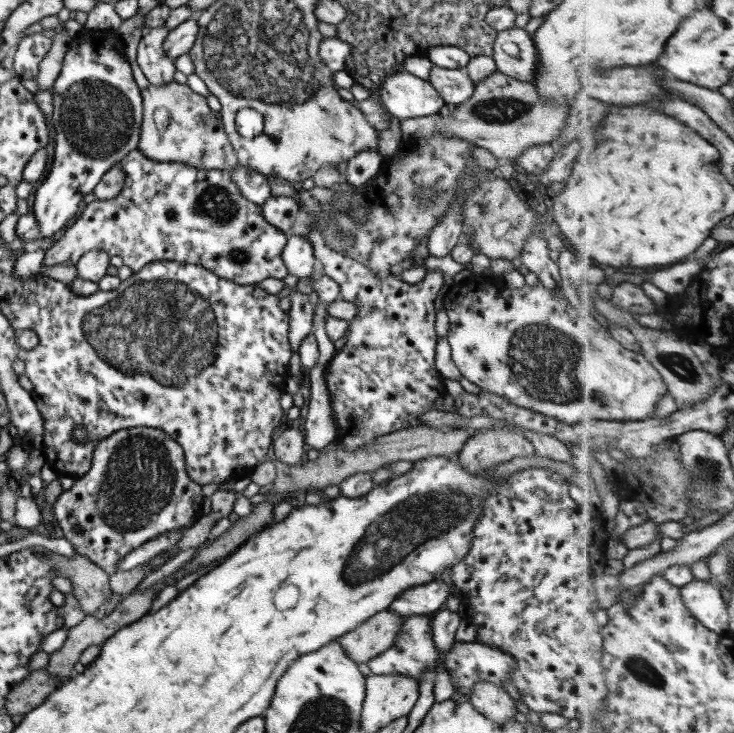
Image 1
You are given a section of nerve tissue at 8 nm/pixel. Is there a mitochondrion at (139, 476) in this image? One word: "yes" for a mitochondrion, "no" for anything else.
yes

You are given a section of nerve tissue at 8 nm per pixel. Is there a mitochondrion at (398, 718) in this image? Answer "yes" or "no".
no

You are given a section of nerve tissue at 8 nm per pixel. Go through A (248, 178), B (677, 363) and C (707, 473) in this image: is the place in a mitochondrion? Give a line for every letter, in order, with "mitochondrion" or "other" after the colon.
A: mitochondrion
B: mitochondrion
C: mitochondrion

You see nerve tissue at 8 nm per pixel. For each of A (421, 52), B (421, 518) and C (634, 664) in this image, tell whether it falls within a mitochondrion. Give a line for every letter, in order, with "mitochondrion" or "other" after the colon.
A: other
B: mitochondrion
C: mitochondrion

